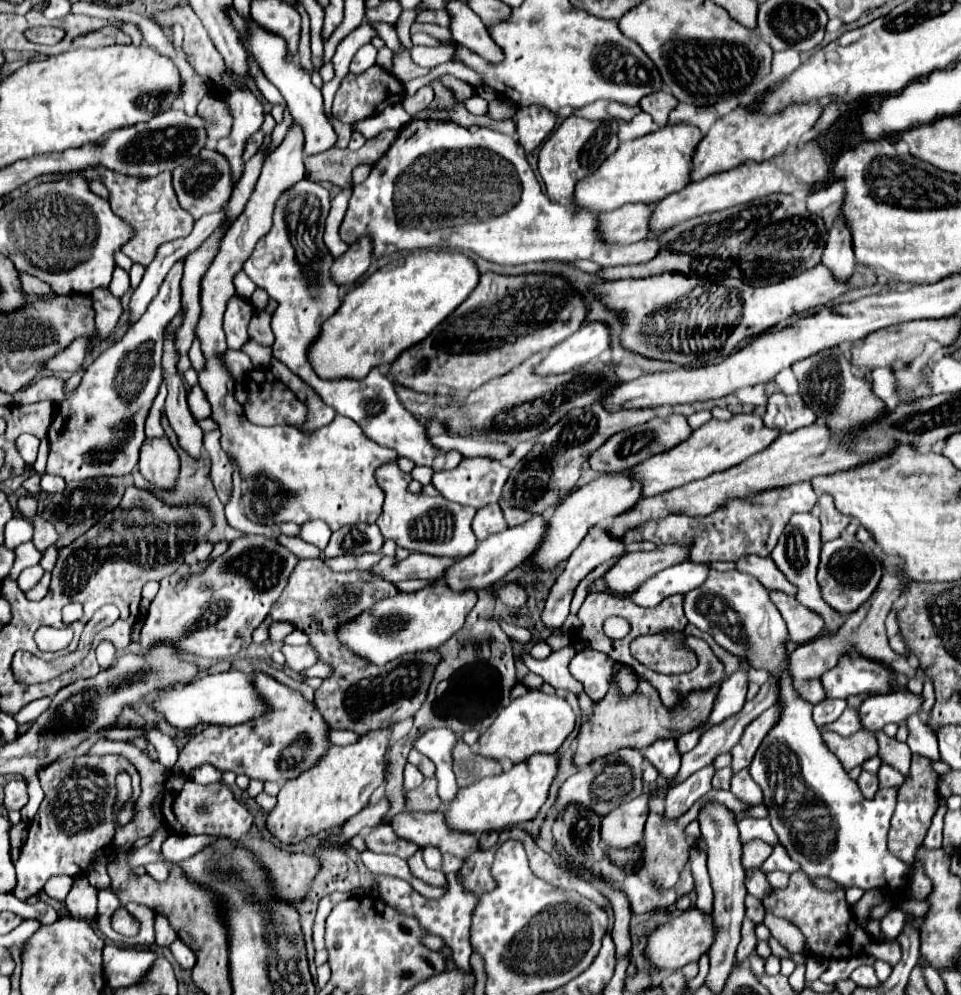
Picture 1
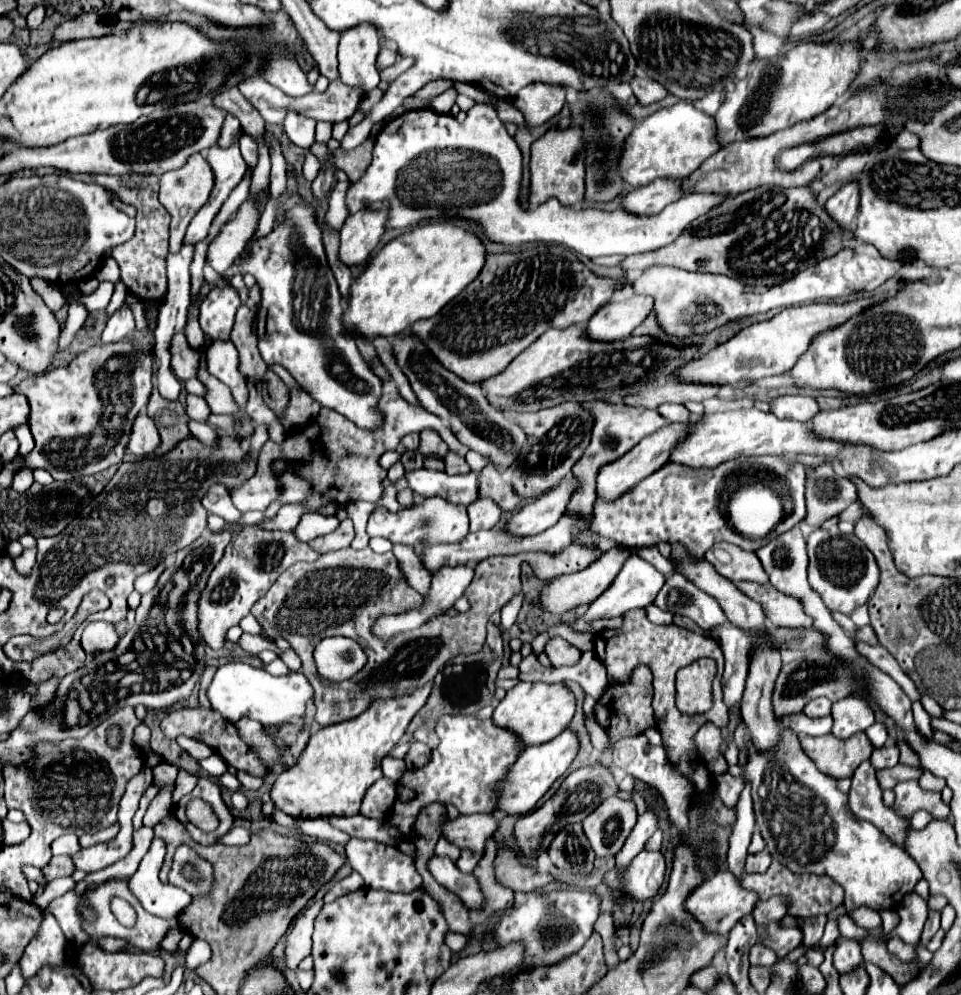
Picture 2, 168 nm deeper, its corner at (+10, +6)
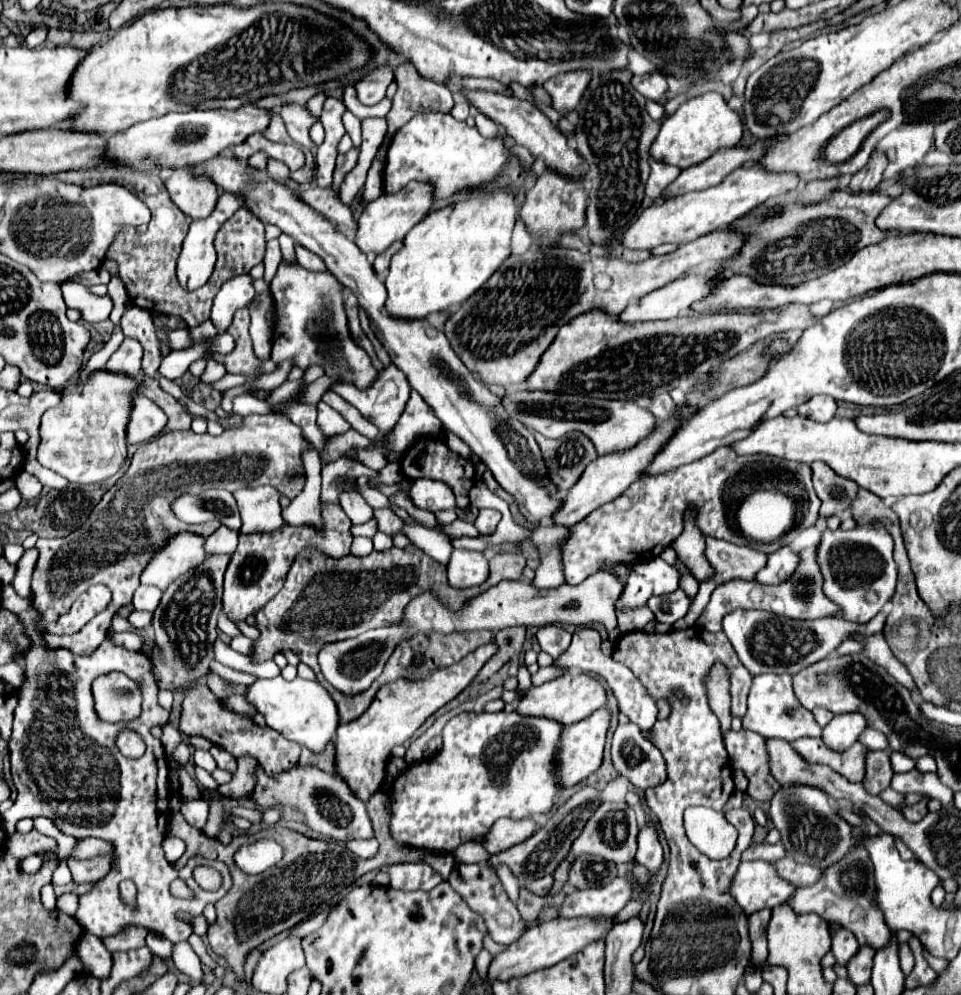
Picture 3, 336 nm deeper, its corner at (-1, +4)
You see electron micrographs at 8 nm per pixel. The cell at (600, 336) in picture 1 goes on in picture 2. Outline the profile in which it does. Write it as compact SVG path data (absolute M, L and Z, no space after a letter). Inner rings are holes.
M639 295L613 299L587 321L585 335L589 341L619 341L627 337L651 313L651 305L651 297Z

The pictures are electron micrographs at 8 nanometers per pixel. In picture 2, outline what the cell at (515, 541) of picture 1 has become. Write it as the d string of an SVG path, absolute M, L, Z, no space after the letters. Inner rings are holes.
M561 481L559 487L511 513L503 529L515 537L531 537L543 533L561 519L561 515L565 513L565 505L577 487L579 483L575 481Z

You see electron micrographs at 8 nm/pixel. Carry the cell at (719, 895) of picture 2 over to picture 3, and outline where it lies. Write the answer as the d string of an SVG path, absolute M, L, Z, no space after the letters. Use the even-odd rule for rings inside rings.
M768 861L740 863L734 875L732 895L736 903L750 915L758 909L774 909L794 895L796 887L776 873L776 865Z

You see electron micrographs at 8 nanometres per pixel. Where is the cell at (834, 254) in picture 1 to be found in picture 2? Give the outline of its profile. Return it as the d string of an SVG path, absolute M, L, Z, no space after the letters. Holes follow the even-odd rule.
M847 183L825 203L825 211L835 223L839 223L839 227L849 229L853 217L857 215L857 205L859 205L859 187L855 183Z

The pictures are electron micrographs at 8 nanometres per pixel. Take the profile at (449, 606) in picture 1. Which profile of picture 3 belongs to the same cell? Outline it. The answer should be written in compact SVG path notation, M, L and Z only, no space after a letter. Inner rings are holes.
M454 549L446 569L448 569L448 581L452 587L472 587L486 581L488 559L480 551Z

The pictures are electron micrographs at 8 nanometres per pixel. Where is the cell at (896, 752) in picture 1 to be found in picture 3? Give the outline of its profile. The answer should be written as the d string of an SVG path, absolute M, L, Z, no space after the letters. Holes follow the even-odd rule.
M924 799L924 801L920 801L920 803L912 805L912 807L906 807L906 811L904 811L902 815L906 817L906 821L910 821L910 823L918 823L918 821L928 813L926 805L928 805L928 799Z

